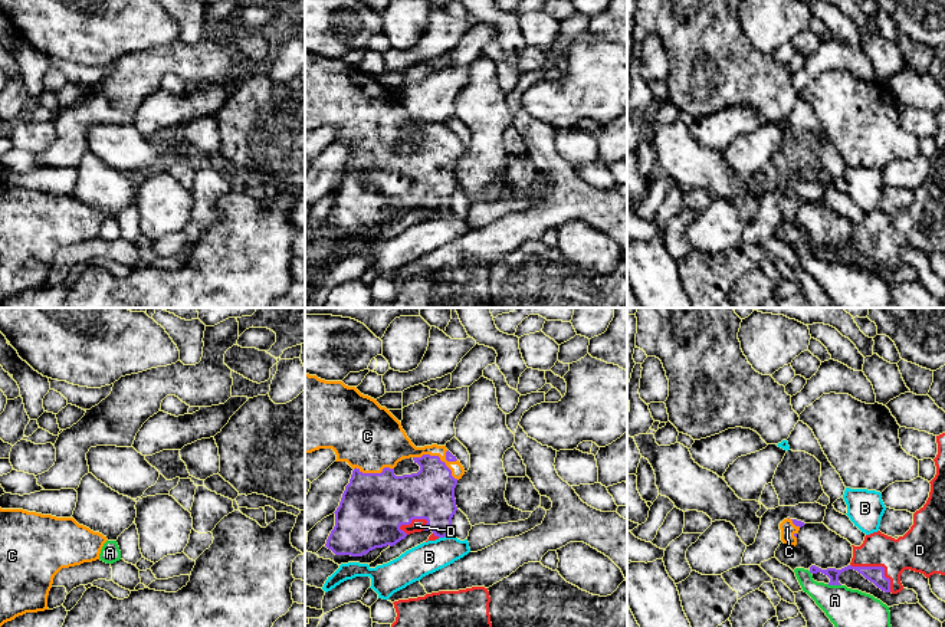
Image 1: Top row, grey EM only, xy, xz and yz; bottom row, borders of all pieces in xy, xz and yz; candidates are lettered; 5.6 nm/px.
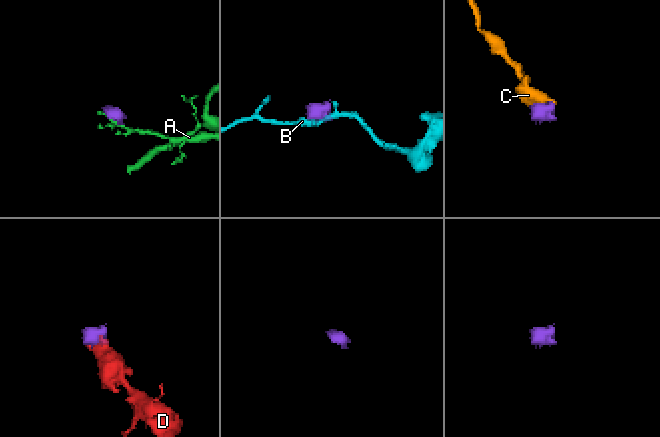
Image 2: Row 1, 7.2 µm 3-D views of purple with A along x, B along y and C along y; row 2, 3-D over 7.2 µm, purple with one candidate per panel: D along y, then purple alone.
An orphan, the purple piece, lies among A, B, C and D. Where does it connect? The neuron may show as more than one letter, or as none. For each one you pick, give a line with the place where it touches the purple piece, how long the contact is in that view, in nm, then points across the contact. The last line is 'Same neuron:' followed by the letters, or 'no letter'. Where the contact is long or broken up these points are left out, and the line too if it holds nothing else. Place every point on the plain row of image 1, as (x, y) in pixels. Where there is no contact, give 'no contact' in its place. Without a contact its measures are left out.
C: meets purple in xz at (437, 134); contact 280 nm long
D: meets purple in yz at (879, 245); contact 280 nm long
Same neuron: C, D

